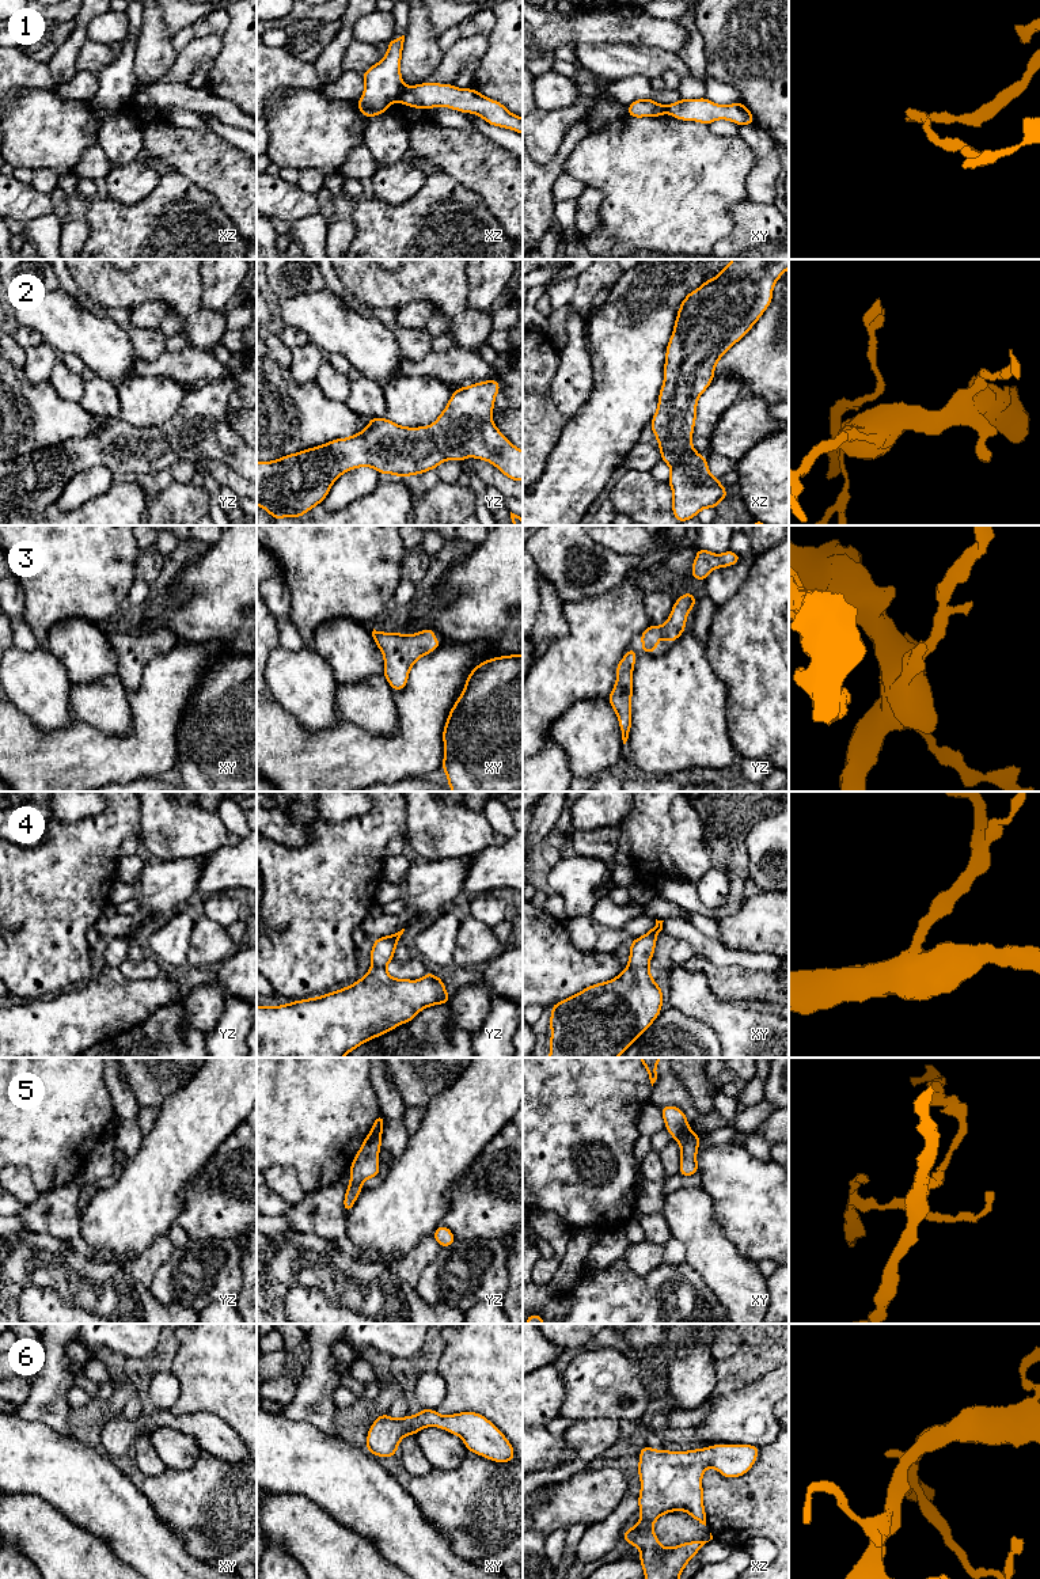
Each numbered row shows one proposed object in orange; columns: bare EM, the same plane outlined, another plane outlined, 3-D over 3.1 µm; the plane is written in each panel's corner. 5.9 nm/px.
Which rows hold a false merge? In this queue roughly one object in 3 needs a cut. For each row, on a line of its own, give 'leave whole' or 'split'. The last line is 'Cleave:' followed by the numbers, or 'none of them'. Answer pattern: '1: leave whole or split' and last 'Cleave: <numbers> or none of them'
1: split
2: leave whole
3: leave whole
4: leave whole
5: split
6: leave whole
Cleave: 1, 5

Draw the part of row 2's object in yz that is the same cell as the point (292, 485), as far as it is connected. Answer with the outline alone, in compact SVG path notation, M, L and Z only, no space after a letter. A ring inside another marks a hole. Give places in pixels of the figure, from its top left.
M496 379L460 387L452 392L447 407L430 426L407 428L390 420L369 418L368 428L346 439L331 440L323 445L285 455L273 462L257 462L257 506L265 508L274 520L301 517L315 505L322 504L333 483L346 471L363 466L375 468L379 474L395 474L398 478L424 474L437 468L445 459L463 462L467 456L483 459L496 466L509 479L523 481L523 451L516 448L491 421L494 399L501 384Z

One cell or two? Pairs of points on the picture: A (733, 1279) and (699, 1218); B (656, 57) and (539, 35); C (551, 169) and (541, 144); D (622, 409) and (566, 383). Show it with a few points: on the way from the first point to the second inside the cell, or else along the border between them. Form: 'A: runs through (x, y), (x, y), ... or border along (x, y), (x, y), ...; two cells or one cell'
A: runs through (720, 1264), (709, 1252), (701, 1233); one cell
B: border along (611, 41), (574, 44), (572, 46); two cells
C: border along (565, 135), (557, 152), (547, 162), (536, 163); two cells
D: border along (592, 363), (591, 395), (585, 405), (569, 418); two cells

